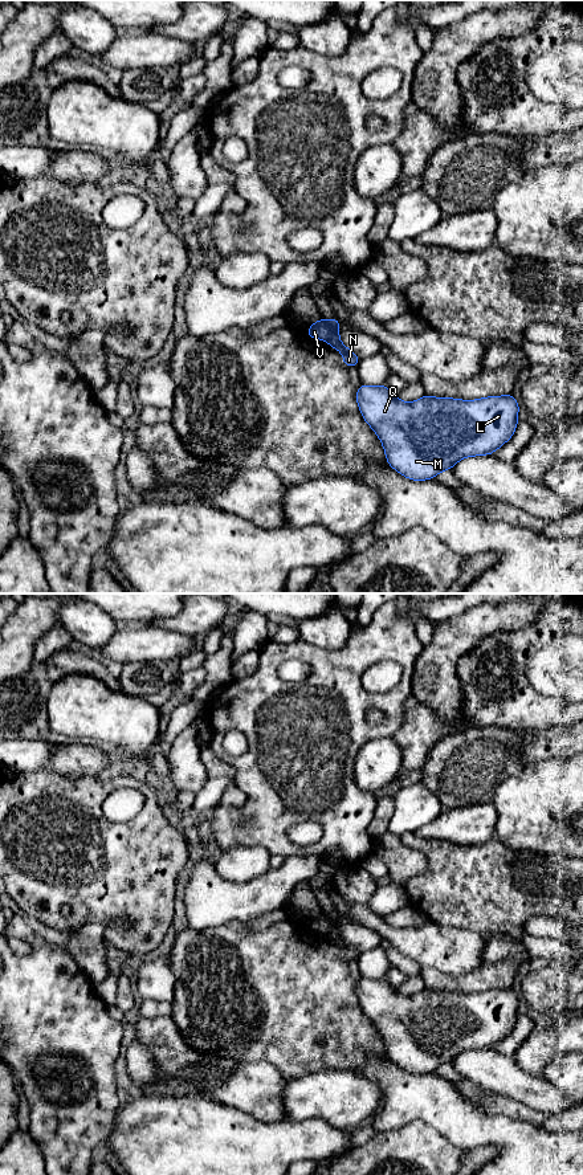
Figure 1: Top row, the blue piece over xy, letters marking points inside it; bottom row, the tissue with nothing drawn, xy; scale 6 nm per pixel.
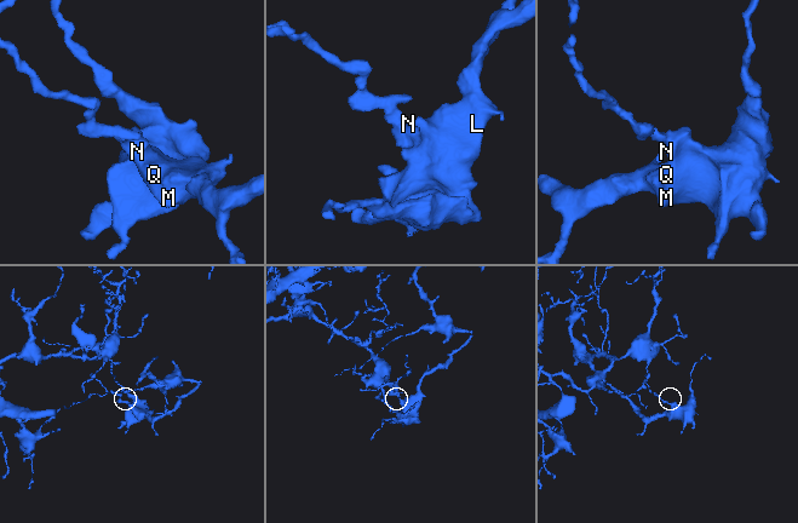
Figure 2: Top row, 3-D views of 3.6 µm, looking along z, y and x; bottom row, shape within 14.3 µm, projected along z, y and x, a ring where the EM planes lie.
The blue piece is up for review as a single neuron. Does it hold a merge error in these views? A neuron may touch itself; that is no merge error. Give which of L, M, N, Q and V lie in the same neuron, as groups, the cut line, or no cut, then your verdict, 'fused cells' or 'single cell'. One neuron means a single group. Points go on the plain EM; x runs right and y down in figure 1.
L M N Q / V; cut in xy along (323, 913), (330, 926), (327, 934); fused cells

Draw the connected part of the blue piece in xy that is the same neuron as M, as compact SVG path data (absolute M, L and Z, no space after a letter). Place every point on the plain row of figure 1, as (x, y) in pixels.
M360 978L356 997L364 1015L382 1035L387 1057L412 1074L433 1073L460 1053L493 1048L507 1036L518 1017L519 997L511 988L476 994L435 991L404 996L384 979Z

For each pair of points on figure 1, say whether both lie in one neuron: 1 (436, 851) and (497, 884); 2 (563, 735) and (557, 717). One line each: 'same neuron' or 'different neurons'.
1: same neuron
2: different neurons

